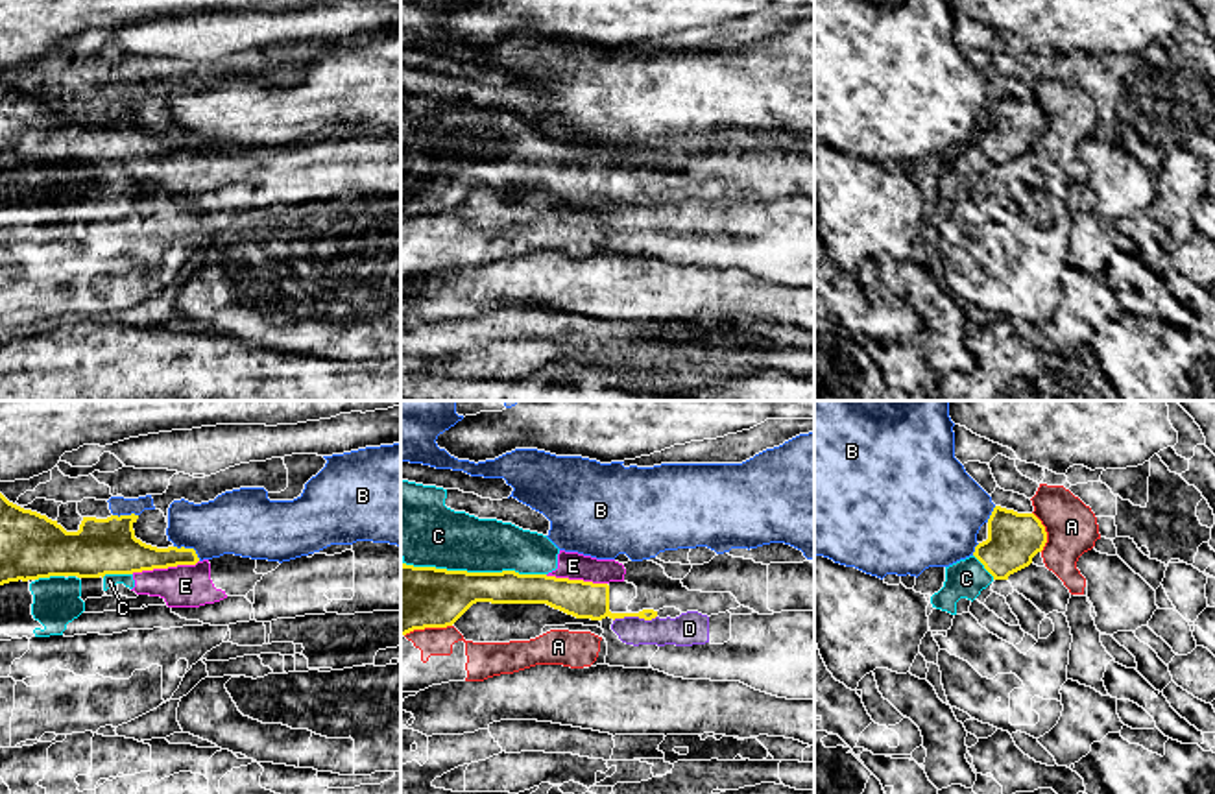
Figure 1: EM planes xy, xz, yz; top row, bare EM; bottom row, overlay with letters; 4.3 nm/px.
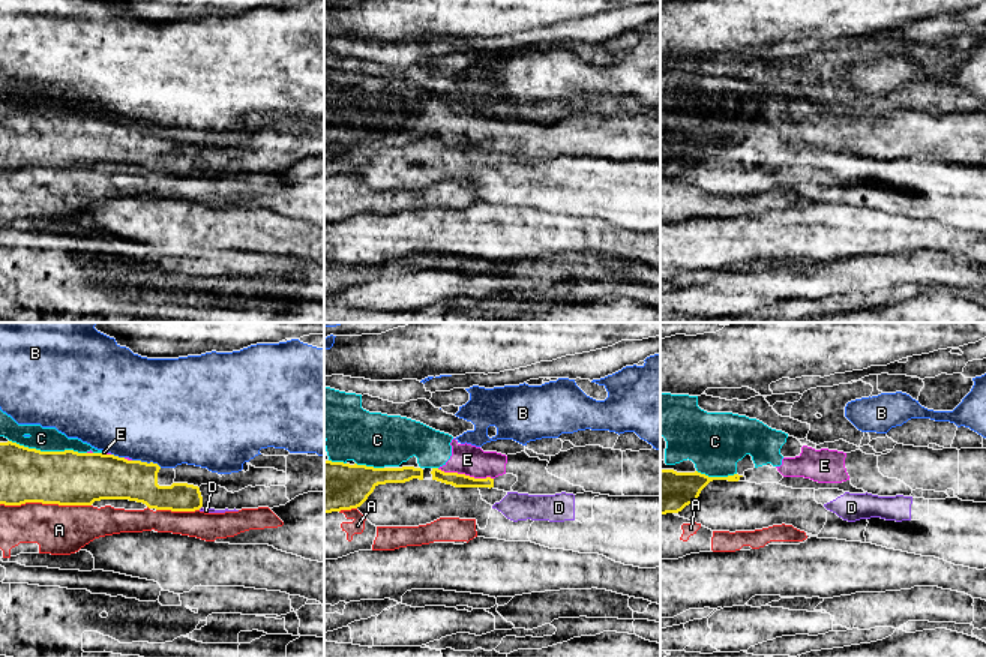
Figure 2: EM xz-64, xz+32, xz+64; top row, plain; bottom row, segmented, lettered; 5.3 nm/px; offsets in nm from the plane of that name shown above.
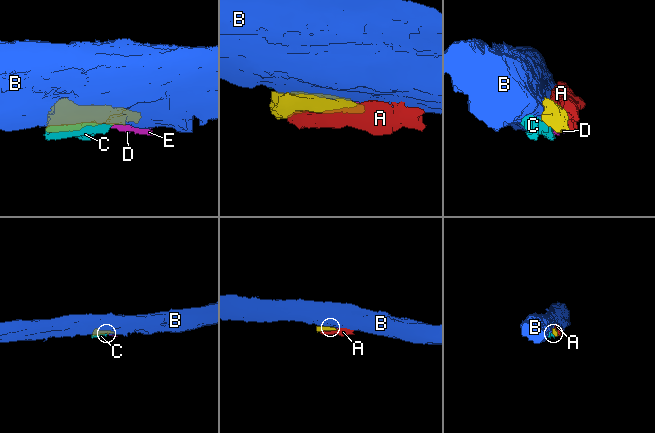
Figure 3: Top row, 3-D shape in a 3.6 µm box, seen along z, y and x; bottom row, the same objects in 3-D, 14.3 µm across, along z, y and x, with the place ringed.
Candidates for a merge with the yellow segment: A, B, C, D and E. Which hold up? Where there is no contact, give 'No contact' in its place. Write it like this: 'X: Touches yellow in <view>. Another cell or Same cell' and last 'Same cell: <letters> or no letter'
A: Touches yellow in yz. Another cell
B: Touches yellow in xy. Another cell
C: Touches yellow in xz. Another cell
D: Touches yellow in xz. Another cell
E: Touches yellow in xy. Same cell
Same cell: E

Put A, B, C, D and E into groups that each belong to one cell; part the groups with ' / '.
A / B / C D / E

